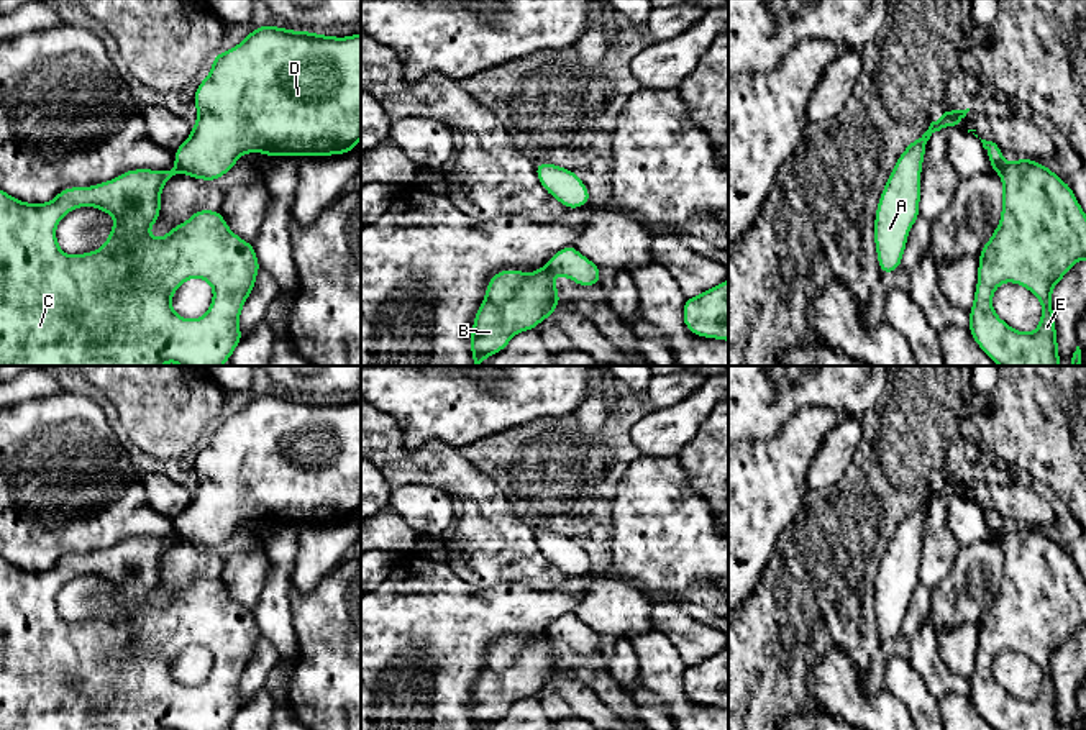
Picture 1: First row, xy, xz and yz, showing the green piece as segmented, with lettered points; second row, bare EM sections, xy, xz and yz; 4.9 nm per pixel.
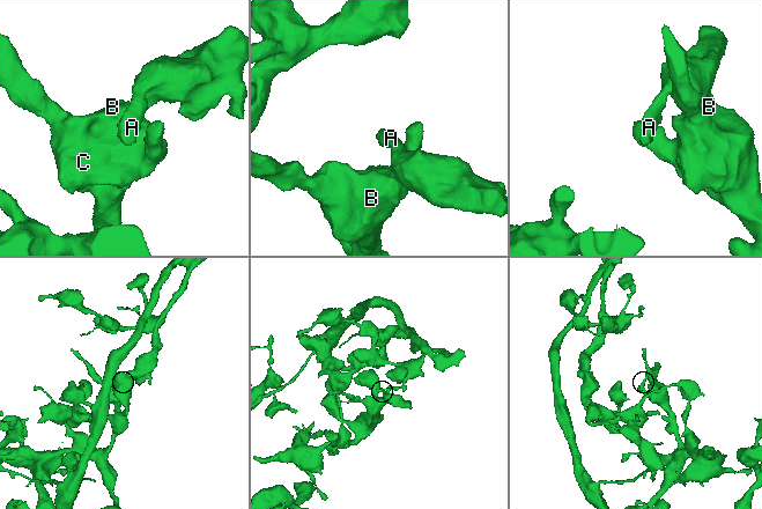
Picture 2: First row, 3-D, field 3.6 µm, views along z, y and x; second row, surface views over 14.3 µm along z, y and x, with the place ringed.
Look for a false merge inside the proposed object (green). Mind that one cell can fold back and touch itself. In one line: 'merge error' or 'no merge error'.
merge error

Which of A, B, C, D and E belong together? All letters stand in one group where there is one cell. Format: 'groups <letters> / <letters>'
groups A D / B C E

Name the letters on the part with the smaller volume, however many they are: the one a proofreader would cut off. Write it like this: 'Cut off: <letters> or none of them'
Cut off: A, D

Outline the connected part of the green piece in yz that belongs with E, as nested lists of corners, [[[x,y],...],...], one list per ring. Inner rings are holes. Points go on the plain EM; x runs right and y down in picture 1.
[[[1019,525],[997,540],[1002,548],[1002,579],[978,623],[978,651],[968,697],[994,730],[1060,730],[1052,658],[1079,627],[1086,627],[1086,579],[1071,553],[1042,530]],[[1004,650],[1015,650],[1040,668],[1042,684],[1035,699],[1014,697],[996,682],[992,663]]]

